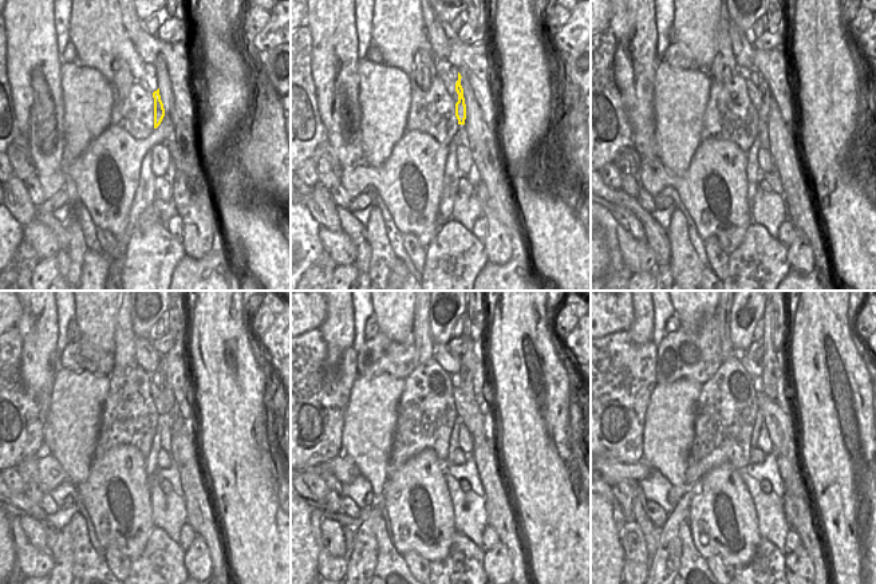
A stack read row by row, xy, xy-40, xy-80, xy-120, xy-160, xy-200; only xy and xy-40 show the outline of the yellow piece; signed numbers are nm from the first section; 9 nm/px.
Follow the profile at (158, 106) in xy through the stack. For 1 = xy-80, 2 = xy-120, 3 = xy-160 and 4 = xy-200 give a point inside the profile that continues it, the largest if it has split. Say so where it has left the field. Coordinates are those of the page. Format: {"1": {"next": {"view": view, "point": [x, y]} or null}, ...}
{"1": {"next": {"view": "xy-80", "point": [762, 86]}}, "2": {"next": {"view": "xy-120", "point": [165, 386]}}, "3": {"next": {"view": "xy-160", "point": [468, 360]}}, "4": {"next": {"view": "xy-200", "point": [772, 371]}}}

